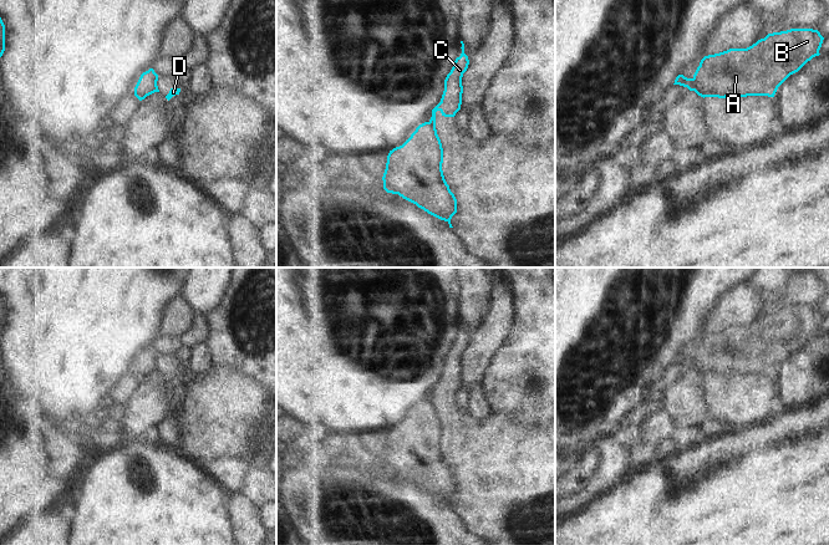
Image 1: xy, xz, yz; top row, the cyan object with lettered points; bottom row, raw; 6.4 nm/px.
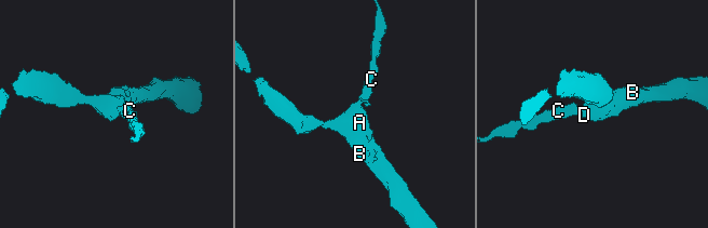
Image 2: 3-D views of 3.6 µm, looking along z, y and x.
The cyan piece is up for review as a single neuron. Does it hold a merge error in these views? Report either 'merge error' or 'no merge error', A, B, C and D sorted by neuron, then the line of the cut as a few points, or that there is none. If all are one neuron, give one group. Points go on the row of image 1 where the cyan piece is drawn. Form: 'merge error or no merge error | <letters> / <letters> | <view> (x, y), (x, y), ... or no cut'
merge error | A B / C D | yz (691, 79), (695, 83), (695, 90)

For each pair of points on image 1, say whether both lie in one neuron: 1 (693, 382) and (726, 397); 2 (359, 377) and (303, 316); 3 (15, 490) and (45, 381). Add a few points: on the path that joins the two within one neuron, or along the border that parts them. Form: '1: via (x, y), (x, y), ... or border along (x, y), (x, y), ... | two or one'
1: border along (702, 377), (708, 416) | two
2: via (344, 362), (313, 331) | one
3: border along (13, 427), (25, 431), (44, 431), (46, 433) | two

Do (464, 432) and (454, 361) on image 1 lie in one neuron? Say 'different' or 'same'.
same

